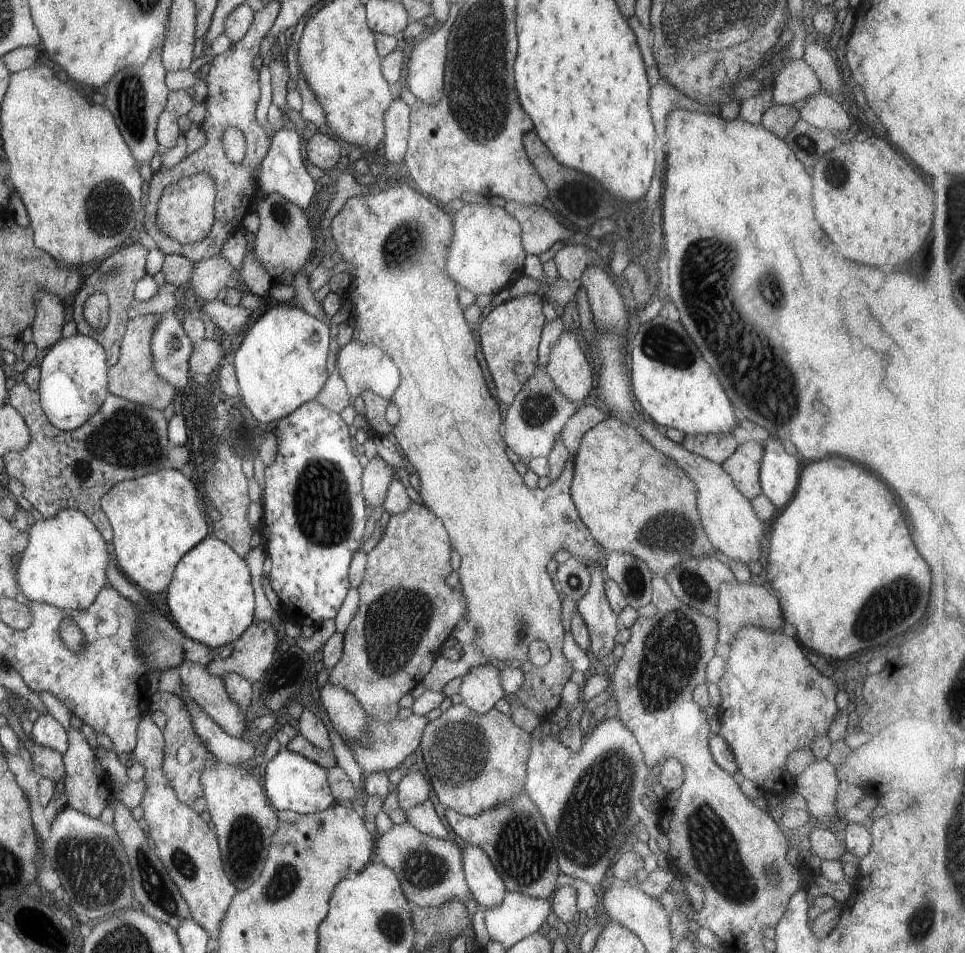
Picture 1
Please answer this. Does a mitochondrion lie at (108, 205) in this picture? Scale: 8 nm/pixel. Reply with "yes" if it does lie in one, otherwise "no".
yes

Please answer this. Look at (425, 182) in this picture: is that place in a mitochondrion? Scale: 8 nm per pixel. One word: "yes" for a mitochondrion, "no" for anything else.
no

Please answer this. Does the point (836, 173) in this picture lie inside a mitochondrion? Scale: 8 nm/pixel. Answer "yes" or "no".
yes

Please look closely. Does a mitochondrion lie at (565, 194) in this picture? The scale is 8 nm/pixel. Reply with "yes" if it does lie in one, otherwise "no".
yes

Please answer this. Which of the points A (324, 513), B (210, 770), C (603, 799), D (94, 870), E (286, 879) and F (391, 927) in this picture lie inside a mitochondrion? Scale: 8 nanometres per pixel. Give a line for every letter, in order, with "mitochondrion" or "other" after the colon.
A: mitochondrion
B: other
C: mitochondrion
D: mitochondrion
E: mitochondrion
F: mitochondrion

